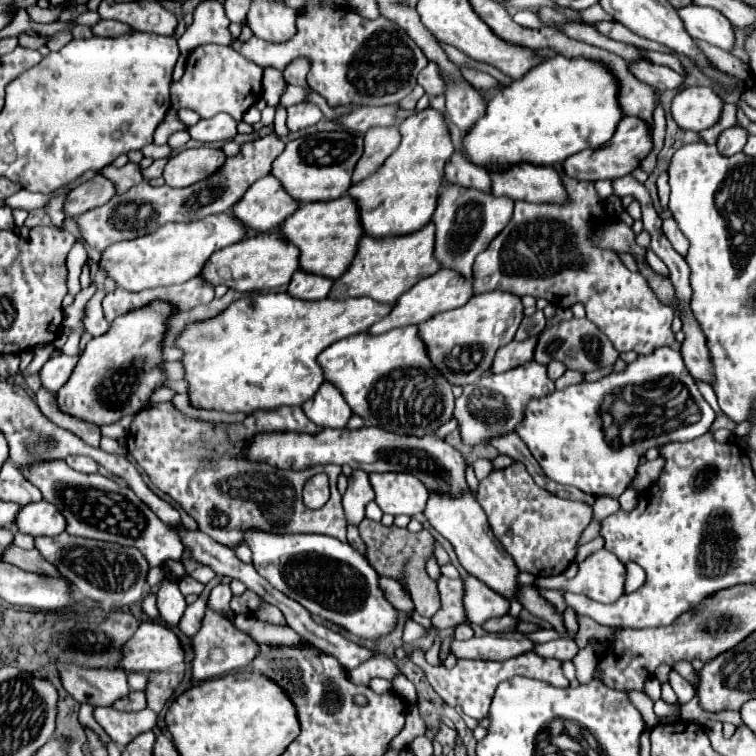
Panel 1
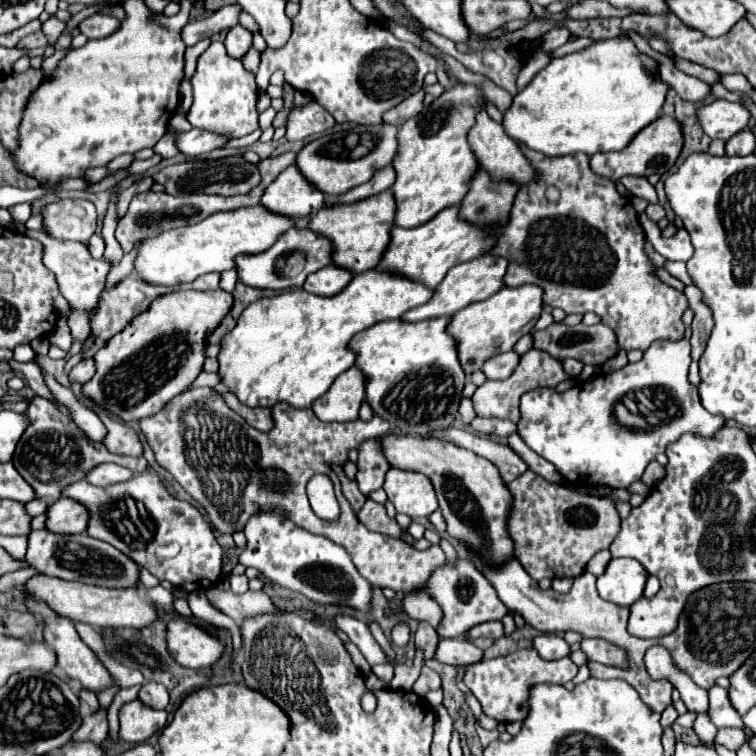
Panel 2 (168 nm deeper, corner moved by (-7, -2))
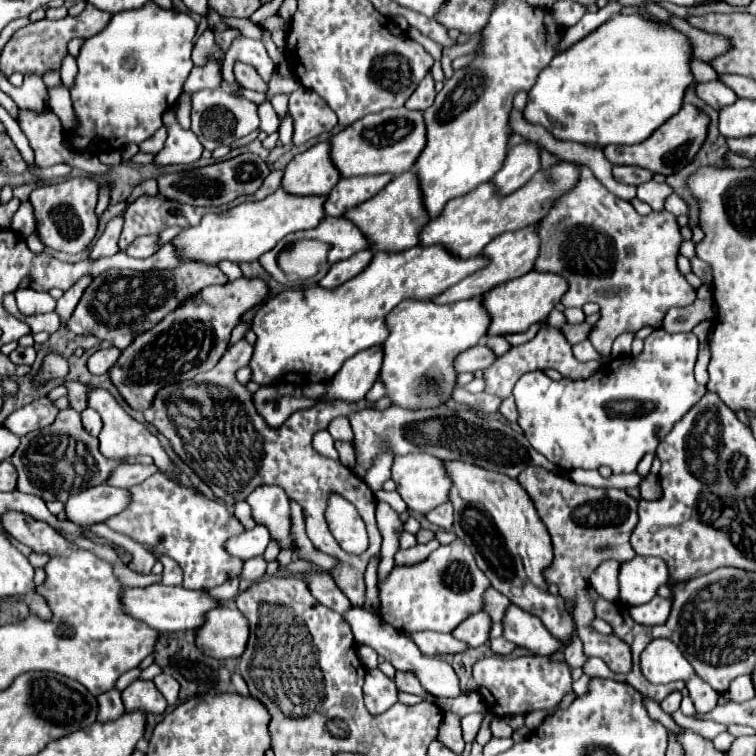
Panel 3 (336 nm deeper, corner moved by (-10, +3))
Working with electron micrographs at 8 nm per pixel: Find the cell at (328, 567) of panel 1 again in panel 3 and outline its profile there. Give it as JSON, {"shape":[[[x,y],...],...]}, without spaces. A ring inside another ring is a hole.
{"shape":[[[258,486],[248,498],[256,524],[264,524],[270,530],[272,540],[282,548],[292,548],[290,538],[290,498],[280,486]]]}

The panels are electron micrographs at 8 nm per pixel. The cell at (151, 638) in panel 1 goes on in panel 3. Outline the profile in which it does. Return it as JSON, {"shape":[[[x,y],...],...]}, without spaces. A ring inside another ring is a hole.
{"shape":[[[236,608],[212,610],[208,622],[196,634],[196,642],[200,642],[204,654],[212,654],[212,658],[238,658],[248,644],[248,618]]]}

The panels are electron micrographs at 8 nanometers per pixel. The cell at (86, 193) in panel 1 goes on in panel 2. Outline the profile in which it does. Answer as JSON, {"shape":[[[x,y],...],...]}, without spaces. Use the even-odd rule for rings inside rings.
{"shape":[[[61,199],[43,207],[47,233],[57,239],[89,241],[95,233],[95,205],[83,199]]]}

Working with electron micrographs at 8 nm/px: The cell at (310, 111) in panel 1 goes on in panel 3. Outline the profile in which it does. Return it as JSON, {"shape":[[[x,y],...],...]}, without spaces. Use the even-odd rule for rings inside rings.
{"shape":[[[300,86],[290,94],[290,116],[294,120],[294,144],[300,146],[310,138],[316,138],[324,132],[332,132],[338,124],[336,114],[324,98],[320,98],[314,90]]]}

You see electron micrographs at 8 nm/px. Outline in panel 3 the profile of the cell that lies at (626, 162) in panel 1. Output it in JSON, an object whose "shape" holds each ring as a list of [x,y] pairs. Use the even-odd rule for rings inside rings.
{"shape":[[[684,104],[680,114],[676,114],[676,118],[672,118],[664,126],[660,126],[660,130],[656,130],[656,134],[652,134],[652,138],[648,138],[648,142],[642,142],[636,146],[606,146],[604,154],[612,164],[640,166],[640,168],[670,176],[672,172],[678,172],[680,168],[688,166],[694,160],[696,152],[700,150],[700,146],[704,144],[704,140],[708,136],[708,124],[710,124],[710,118],[706,112],[698,110],[692,104]]]}

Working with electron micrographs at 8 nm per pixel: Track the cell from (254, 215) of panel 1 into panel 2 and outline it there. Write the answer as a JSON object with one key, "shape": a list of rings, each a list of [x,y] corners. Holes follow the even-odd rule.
{"shape":[[[287,167],[263,193],[261,205],[277,215],[297,219],[319,211],[325,205],[325,195],[297,173],[297,167]]]}

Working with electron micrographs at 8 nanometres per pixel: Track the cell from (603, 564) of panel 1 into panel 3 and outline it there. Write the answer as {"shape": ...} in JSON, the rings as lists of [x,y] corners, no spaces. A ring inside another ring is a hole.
{"shape":[[[636,556],[620,566],[620,600],[626,606],[650,602],[660,586],[670,582],[668,566],[662,558]]]}

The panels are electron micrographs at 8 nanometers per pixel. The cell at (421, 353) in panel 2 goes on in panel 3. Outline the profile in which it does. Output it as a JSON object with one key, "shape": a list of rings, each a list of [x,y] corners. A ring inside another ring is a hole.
{"shape":[[[482,298],[458,300],[454,304],[434,304],[432,300],[404,300],[388,314],[390,336],[384,342],[384,364],[380,380],[386,384],[386,392],[394,404],[404,408],[436,408],[444,398],[450,398],[456,388],[456,372],[452,362],[460,350],[476,346],[486,336],[490,326],[490,314],[480,302]]]}

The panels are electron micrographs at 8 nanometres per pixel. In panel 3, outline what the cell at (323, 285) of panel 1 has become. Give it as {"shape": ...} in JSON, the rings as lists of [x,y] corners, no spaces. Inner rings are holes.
{"shape":[[[364,250],[364,252],[354,254],[352,258],[344,260],[344,262],[338,262],[338,264],[332,266],[332,268],[328,270],[328,274],[320,280],[320,286],[324,286],[324,288],[336,288],[336,286],[348,282],[350,278],[358,276],[358,274],[370,264],[372,256],[374,256],[372,250]]]}

